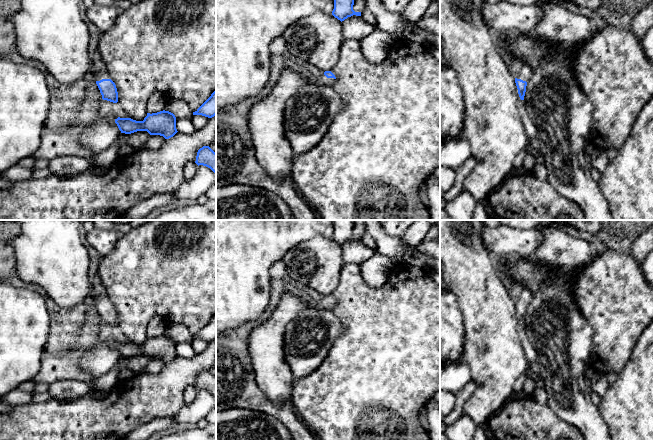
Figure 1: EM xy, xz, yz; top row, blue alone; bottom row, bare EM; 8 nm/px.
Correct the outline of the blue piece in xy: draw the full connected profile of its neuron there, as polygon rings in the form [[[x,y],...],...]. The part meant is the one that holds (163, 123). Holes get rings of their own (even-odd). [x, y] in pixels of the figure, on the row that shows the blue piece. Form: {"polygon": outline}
{"polygon": [[[169,111],[147,113],[143,121],[131,118],[115,119],[121,133],[131,134],[137,131],[147,131],[150,135],[160,135],[165,139],[173,137],[178,131],[176,129],[176,117]]]}

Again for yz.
{"polygon": [[[522,64],[517,77],[515,78],[515,83],[518,89],[518,94],[521,100],[524,100],[527,82],[529,81],[533,70],[527,64]]]}

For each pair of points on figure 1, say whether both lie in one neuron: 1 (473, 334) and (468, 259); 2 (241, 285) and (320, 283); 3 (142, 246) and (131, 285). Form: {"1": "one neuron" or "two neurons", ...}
{"1": "one neuron", "2": "two neurons", "3": "one neuron"}

